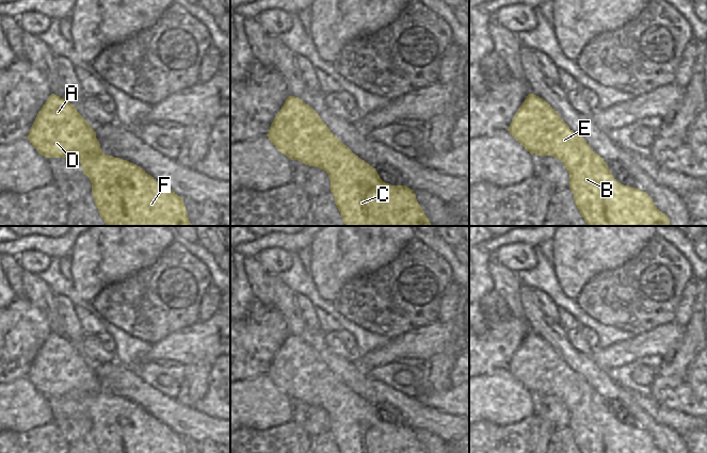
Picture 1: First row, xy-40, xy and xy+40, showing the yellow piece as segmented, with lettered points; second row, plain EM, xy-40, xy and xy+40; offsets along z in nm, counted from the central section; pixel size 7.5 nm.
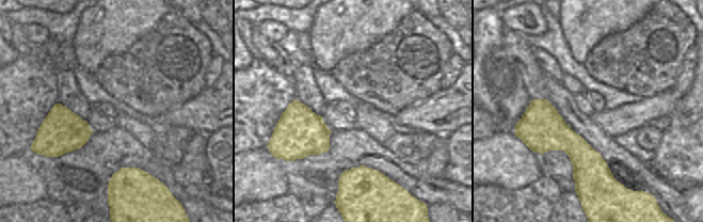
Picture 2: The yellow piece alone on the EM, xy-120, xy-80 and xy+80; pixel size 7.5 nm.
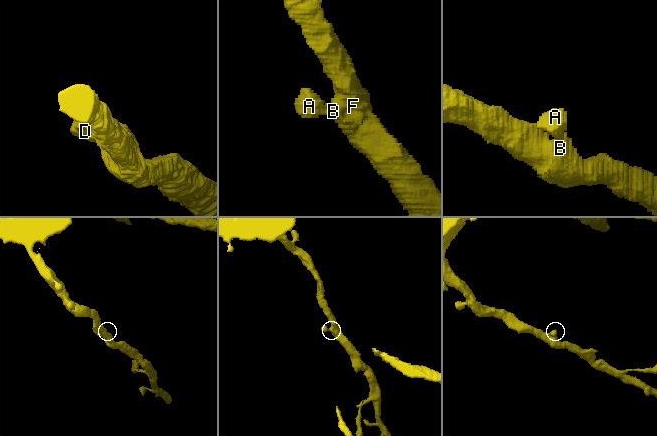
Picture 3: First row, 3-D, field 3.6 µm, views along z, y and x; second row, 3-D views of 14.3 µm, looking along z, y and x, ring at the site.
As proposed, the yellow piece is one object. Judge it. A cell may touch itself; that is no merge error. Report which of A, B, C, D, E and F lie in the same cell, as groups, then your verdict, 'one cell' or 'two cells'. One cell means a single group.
A B C D E F; one cell

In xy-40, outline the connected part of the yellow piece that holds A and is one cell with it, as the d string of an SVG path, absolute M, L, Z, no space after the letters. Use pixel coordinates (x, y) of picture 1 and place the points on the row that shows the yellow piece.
M51 94L38 112L28 135L28 140L36 151L46 158L67 158L81 163L83 175L92 182L92 193L98 212L107 226L192 226L183 198L173 190L157 181L140 166L120 158L114 158L102 152L96 137L96 132L79 114L75 104L65 98Z

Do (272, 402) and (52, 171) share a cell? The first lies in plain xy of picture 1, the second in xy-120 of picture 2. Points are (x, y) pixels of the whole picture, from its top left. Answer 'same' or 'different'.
different

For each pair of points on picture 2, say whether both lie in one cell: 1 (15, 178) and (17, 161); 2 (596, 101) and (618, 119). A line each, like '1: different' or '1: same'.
1: same
2: different

